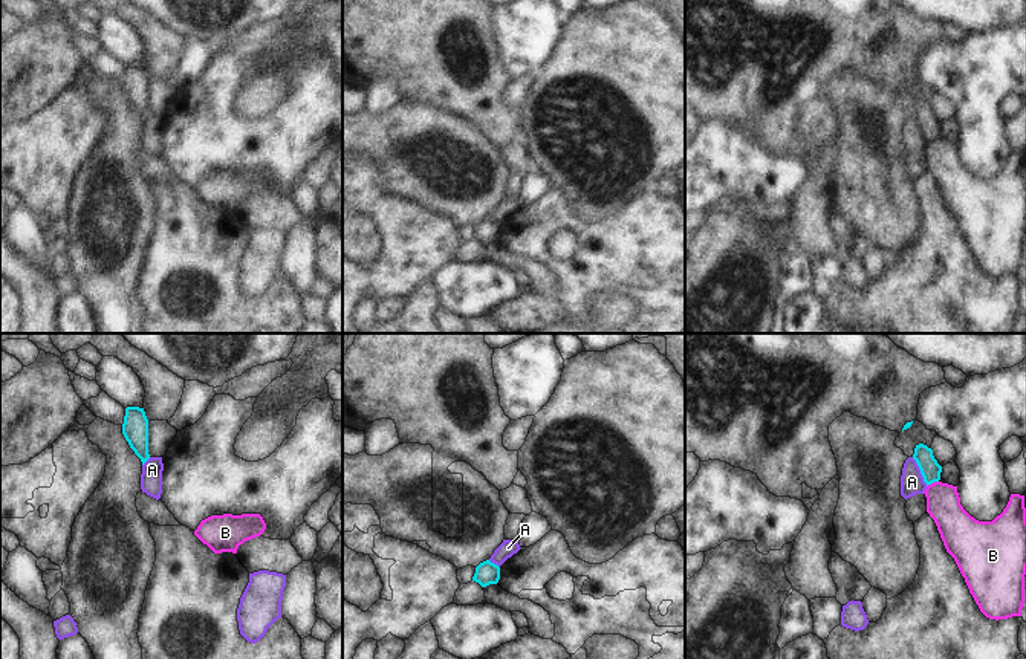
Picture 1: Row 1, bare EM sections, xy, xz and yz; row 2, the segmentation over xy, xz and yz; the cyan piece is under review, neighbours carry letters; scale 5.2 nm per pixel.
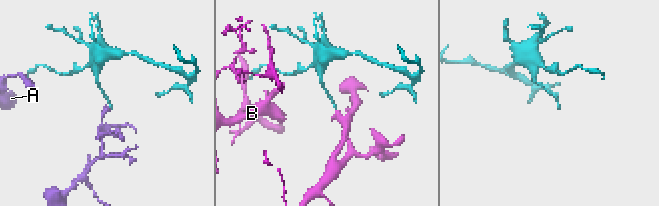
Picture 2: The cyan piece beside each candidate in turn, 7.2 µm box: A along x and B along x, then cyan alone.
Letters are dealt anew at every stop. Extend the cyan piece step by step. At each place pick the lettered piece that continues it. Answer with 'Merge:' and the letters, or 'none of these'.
Merge: none of these

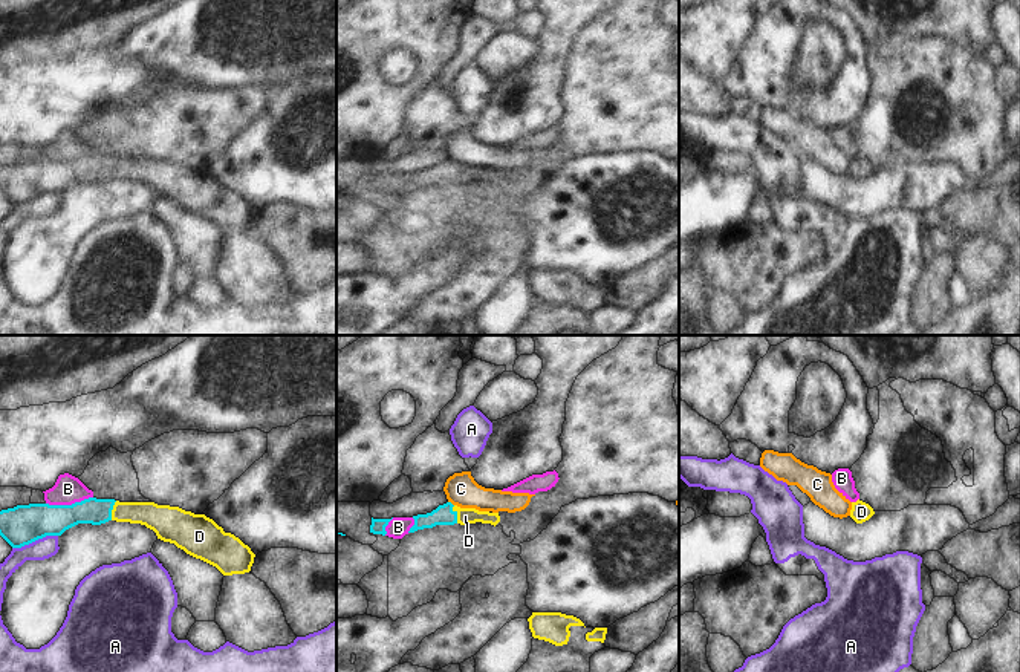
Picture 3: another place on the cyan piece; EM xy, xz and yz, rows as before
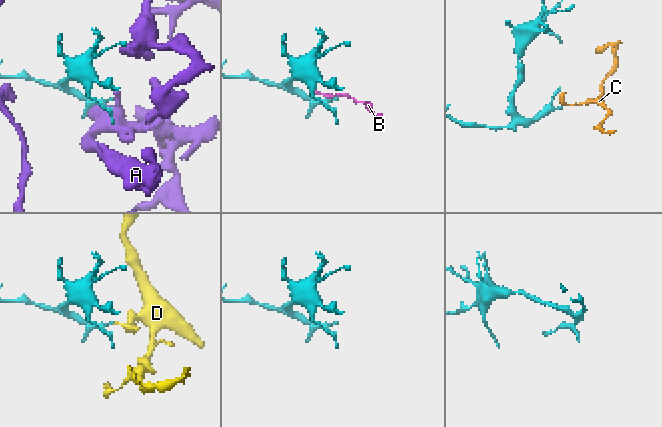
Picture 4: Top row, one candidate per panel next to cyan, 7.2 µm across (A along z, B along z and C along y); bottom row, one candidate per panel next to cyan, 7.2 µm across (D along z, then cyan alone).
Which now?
Merge: D

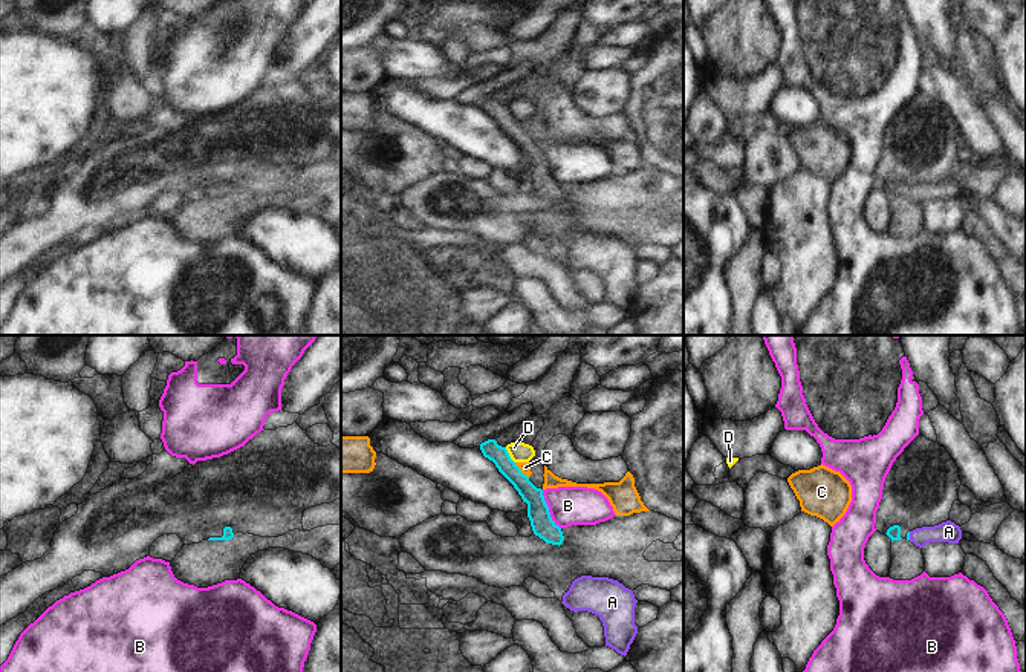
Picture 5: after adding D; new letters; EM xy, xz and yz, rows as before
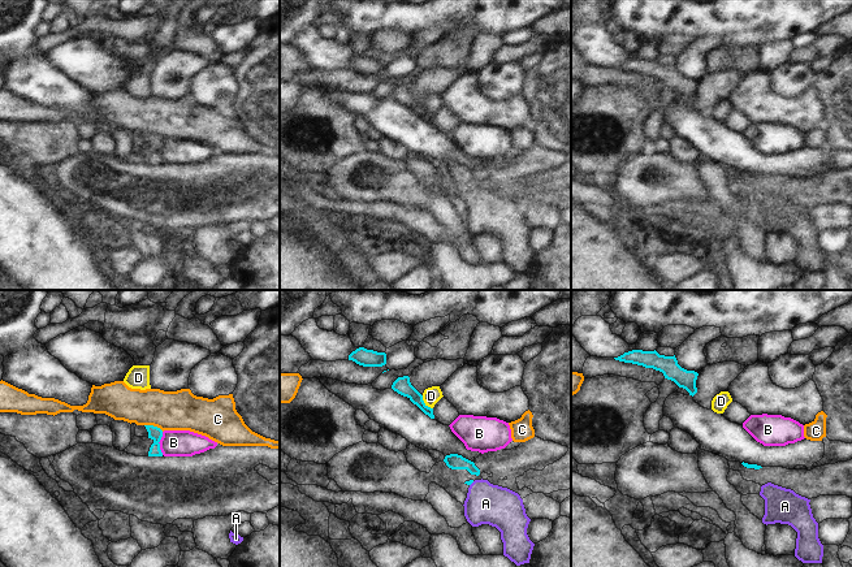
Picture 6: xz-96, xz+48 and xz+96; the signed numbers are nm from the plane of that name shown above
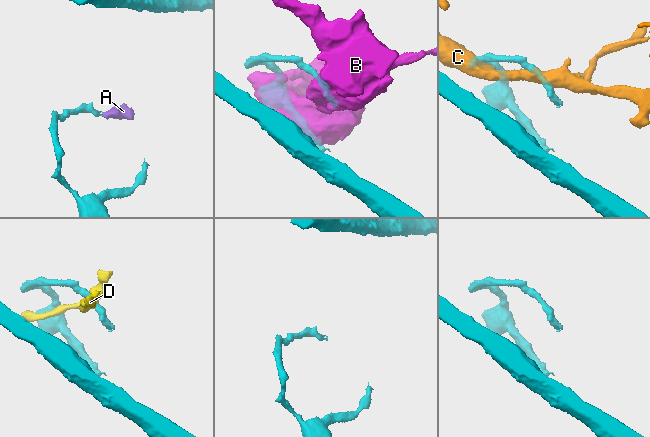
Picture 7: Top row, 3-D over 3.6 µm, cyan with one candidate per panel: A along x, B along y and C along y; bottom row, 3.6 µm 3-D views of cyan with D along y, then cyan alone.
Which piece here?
Merge: A

